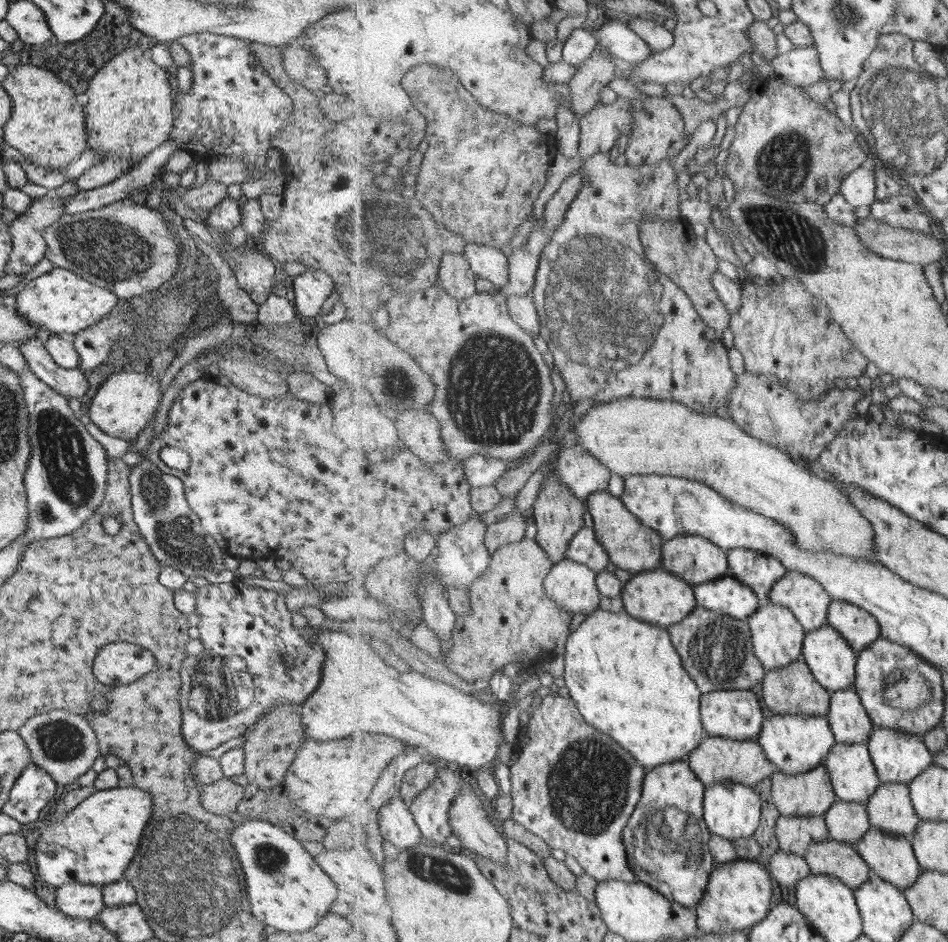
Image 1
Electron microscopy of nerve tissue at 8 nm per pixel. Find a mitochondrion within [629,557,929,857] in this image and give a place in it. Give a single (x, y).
(717, 653)

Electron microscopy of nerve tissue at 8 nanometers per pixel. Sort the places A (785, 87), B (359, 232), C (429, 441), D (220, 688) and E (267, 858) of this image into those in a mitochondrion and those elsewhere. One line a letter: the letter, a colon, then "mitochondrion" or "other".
A: other
B: mitochondrion
C: other
D: mitochondrion
E: mitochondrion

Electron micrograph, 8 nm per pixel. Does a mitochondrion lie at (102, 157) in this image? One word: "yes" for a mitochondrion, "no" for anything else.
no

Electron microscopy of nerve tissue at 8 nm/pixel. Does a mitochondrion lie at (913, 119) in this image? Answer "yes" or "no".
yes

